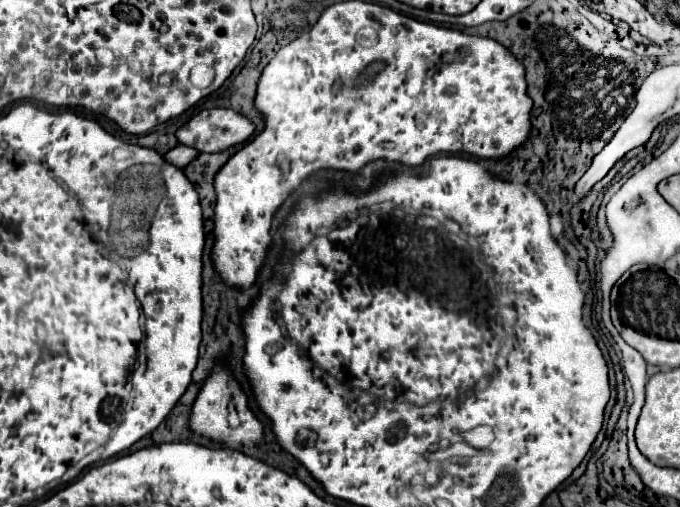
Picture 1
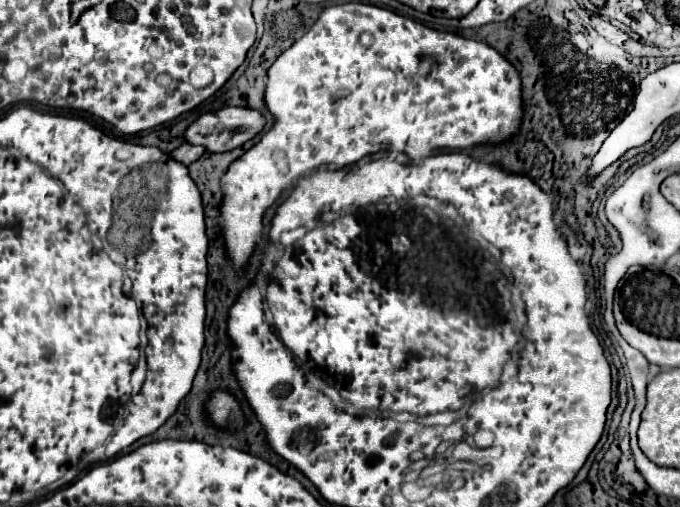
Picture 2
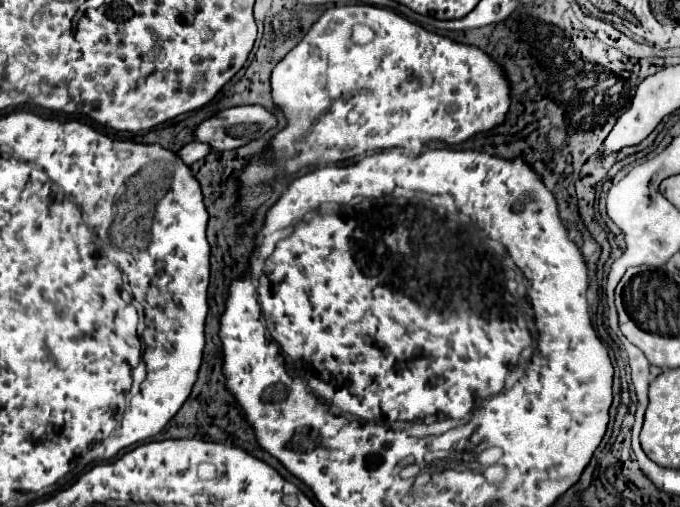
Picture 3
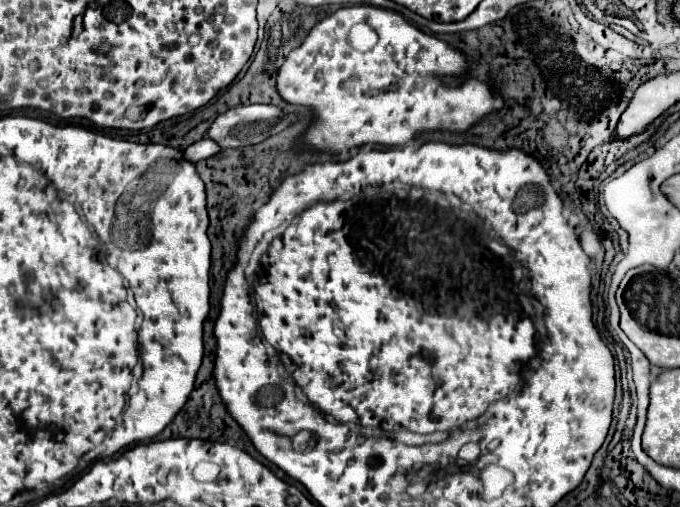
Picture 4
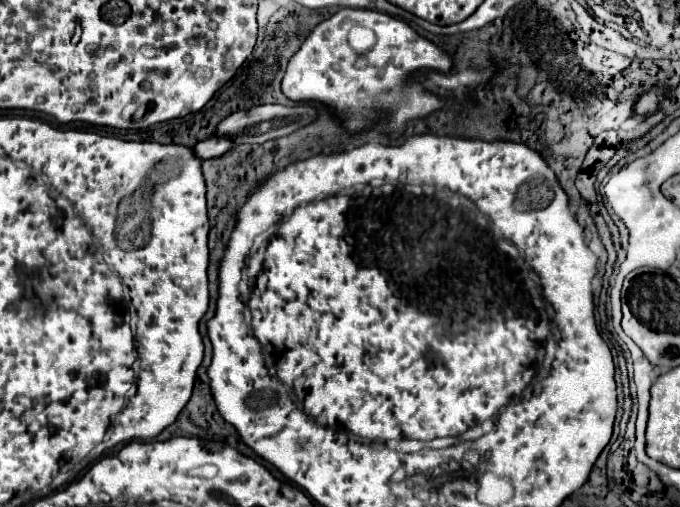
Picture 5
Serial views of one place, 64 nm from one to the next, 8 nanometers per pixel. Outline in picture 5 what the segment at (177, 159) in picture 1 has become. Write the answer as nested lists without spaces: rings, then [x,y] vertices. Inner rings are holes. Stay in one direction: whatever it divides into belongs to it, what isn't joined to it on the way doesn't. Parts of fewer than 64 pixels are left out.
[[[210,136],[210,138],[202,140],[202,142],[198,142],[198,144],[194,146],[194,152],[196,152],[196,156],[200,156],[202,160],[206,160],[206,158],[216,158],[216,156],[226,154],[232,146],[234,146],[234,144],[232,144],[230,136]]]

